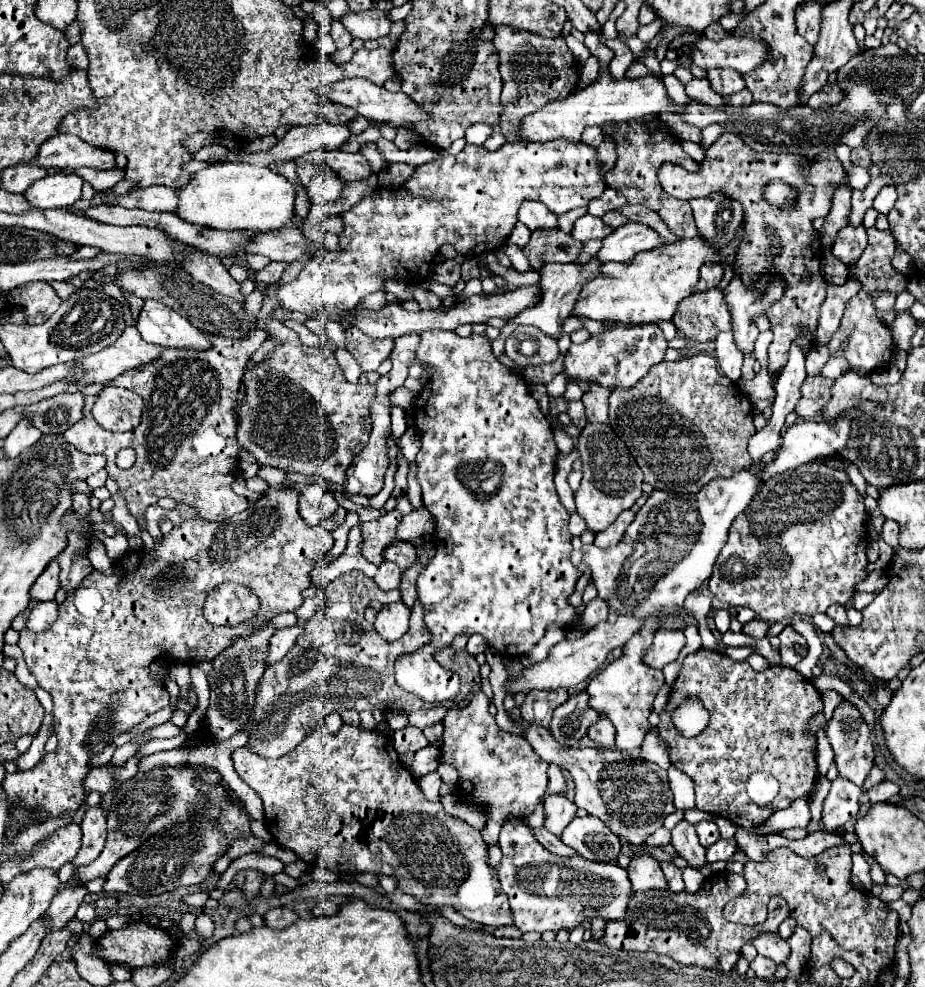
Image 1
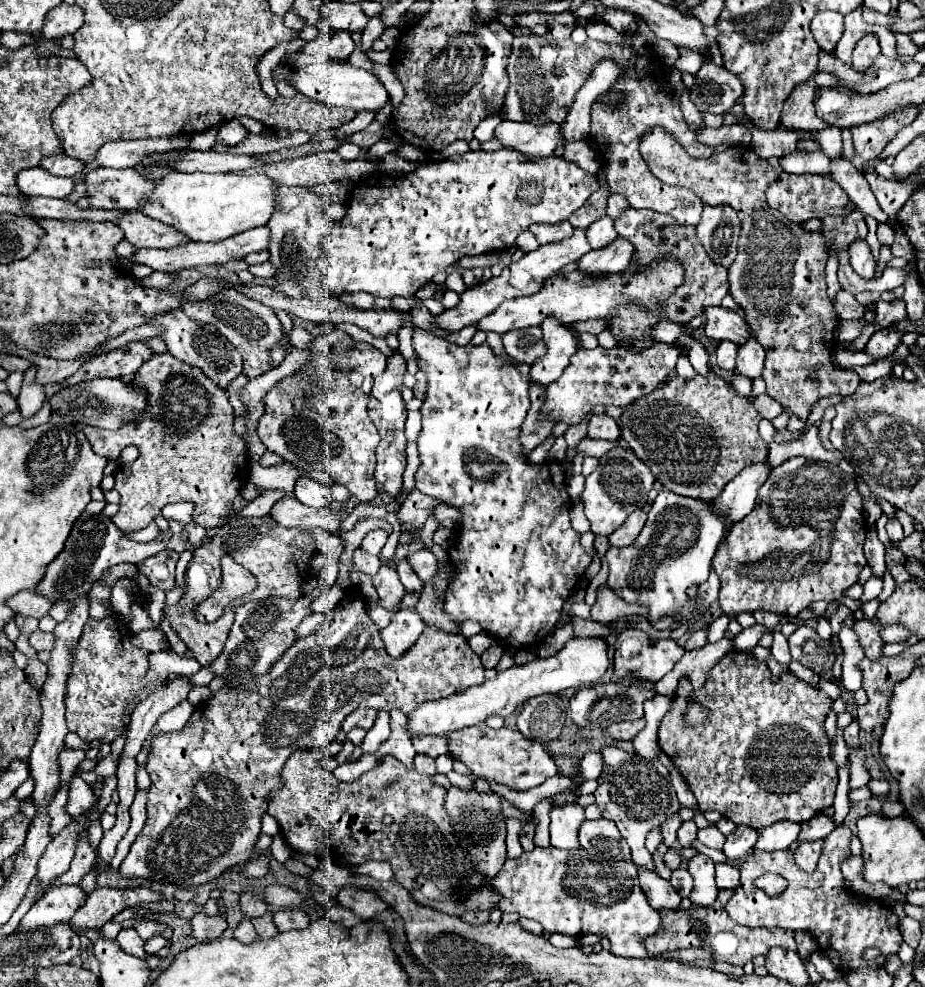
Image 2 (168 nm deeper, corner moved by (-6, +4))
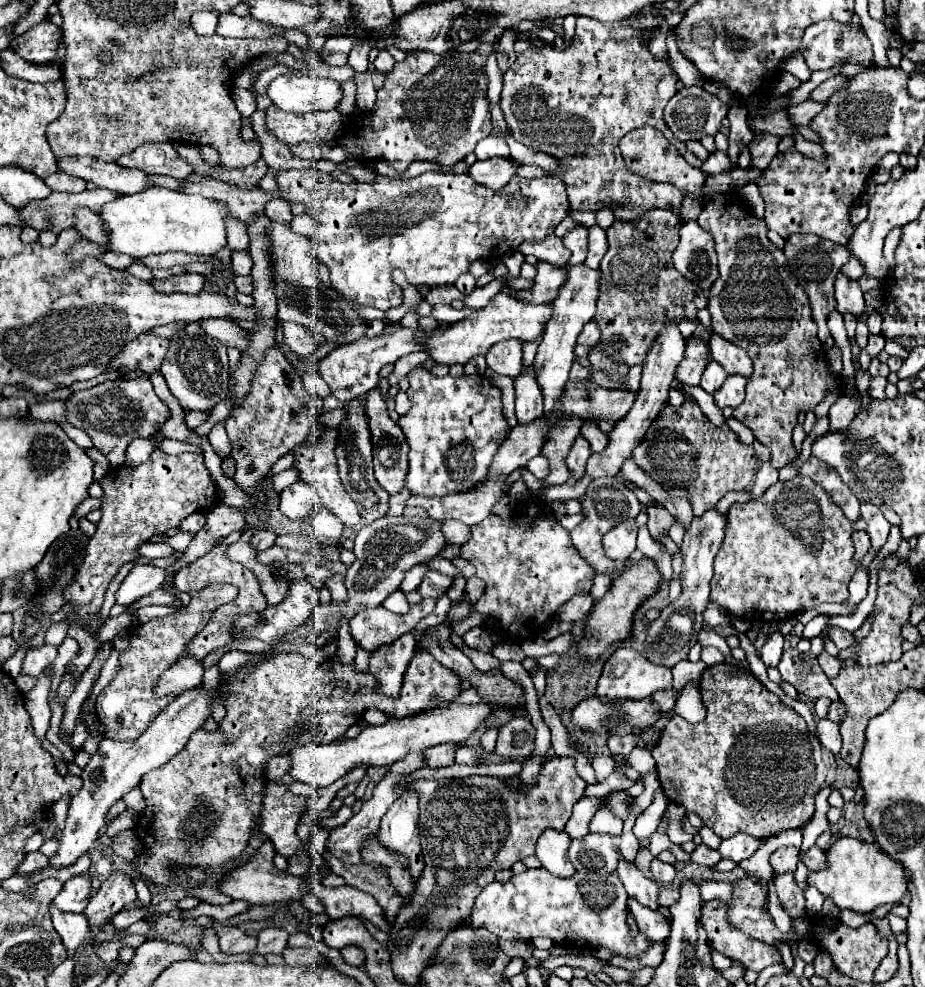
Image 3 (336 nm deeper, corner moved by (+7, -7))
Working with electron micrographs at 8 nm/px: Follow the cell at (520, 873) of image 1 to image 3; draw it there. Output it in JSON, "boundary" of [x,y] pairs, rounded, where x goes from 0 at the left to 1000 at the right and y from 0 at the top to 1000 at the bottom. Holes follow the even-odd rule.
{"boundary":[[[571,880],[562,887],[556,887],[549,895],[534,893],[528,897],[519,909],[512,915],[508,937],[510,939],[525,939],[541,951],[579,951],[579,949],[595,949],[603,957],[621,957],[629,961],[649,961],[655,959],[666,968],[672,970],[685,970],[690,966],[696,966],[703,959],[703,953],[698,953],[694,947],[688,951],[681,949],[681,939],[677,935],[679,927],[679,907],[675,903],[675,897],[670,895],[668,887],[636,887],[636,884],[621,884],[616,891],[603,891],[595,887],[590,880]]]}

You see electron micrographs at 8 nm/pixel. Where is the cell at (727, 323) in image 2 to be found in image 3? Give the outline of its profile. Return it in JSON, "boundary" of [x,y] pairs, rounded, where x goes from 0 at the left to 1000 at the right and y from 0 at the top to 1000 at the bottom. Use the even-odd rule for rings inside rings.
{"boundary":[[[768,339],[765,352],[770,364],[783,372],[785,380],[804,380],[806,384],[813,382],[813,364],[804,354],[791,350],[778,339]]]}

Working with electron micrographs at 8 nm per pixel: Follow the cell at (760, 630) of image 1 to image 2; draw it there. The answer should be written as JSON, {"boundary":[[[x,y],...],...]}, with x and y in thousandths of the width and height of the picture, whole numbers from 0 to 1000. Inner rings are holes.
{"boundary":[[[816,632],[816,634],[812,634],[812,636],[805,636],[801,642],[797,642],[797,644],[792,646],[795,659],[814,661],[814,657],[818,655],[821,646],[823,646],[827,640],[831,640],[831,638],[829,638],[827,634],[823,634],[823,632]]]}

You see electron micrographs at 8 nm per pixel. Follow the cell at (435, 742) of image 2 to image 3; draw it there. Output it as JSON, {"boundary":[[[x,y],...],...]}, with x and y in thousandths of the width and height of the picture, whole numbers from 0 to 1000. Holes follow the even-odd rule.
{"boundary":[[[480,753],[480,755],[471,755],[465,757],[461,761],[461,773],[463,777],[486,777],[491,773],[491,761],[495,755],[491,753]]]}

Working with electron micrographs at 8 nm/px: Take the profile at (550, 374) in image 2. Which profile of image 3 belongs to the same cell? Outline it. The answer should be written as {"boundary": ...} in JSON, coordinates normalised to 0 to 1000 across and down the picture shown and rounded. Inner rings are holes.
{"boundary":[[[575,372],[556,384],[558,392],[558,425],[562,431],[575,429],[586,420],[586,396],[579,388],[579,378]]]}

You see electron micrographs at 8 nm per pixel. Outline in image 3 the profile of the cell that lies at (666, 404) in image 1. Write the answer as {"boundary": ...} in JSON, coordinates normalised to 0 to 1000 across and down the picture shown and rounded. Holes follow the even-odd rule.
{"boundary":[[[739,406],[735,414],[722,410],[720,416],[714,418],[696,447],[685,455],[685,467],[709,489],[724,489],[742,495],[750,514],[750,524],[772,516],[787,497],[806,495],[815,487],[819,473],[815,455],[802,451],[787,431],[772,433],[748,406]]]}

